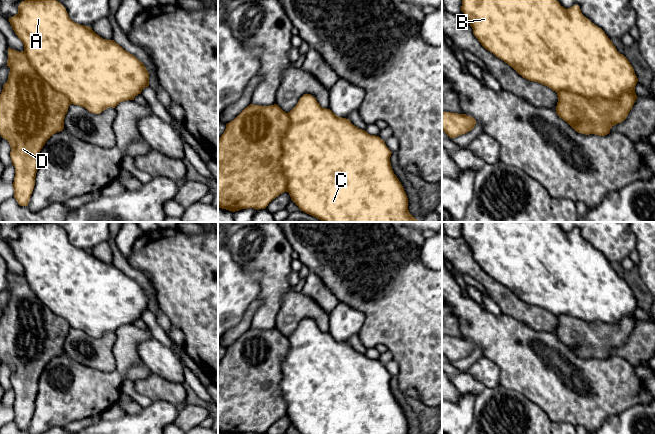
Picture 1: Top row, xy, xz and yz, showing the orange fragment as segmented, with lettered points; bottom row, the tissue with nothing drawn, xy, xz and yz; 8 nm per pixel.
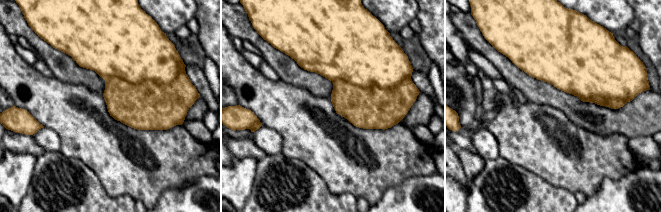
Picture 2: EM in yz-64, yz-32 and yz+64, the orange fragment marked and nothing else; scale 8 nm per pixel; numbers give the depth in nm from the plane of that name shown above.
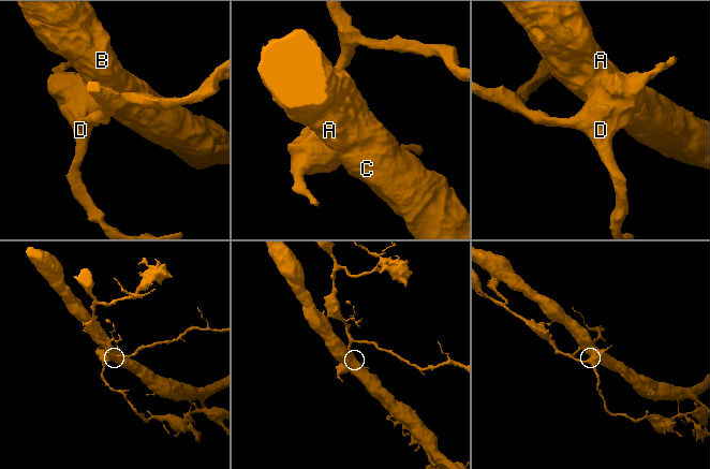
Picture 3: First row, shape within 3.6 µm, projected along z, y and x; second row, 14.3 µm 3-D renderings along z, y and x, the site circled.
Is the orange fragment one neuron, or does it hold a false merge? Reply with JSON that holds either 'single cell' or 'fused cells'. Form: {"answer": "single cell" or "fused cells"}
{"answer": "fused cells"}

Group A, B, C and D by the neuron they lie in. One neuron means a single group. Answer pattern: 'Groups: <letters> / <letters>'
Groups: A B C / D

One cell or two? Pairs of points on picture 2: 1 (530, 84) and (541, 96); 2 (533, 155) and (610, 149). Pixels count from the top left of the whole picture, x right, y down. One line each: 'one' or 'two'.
1: one
2: one

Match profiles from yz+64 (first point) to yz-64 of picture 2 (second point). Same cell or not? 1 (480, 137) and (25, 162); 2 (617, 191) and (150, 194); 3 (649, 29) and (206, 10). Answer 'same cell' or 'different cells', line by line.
1: different cells
2: different cells
3: same cell

